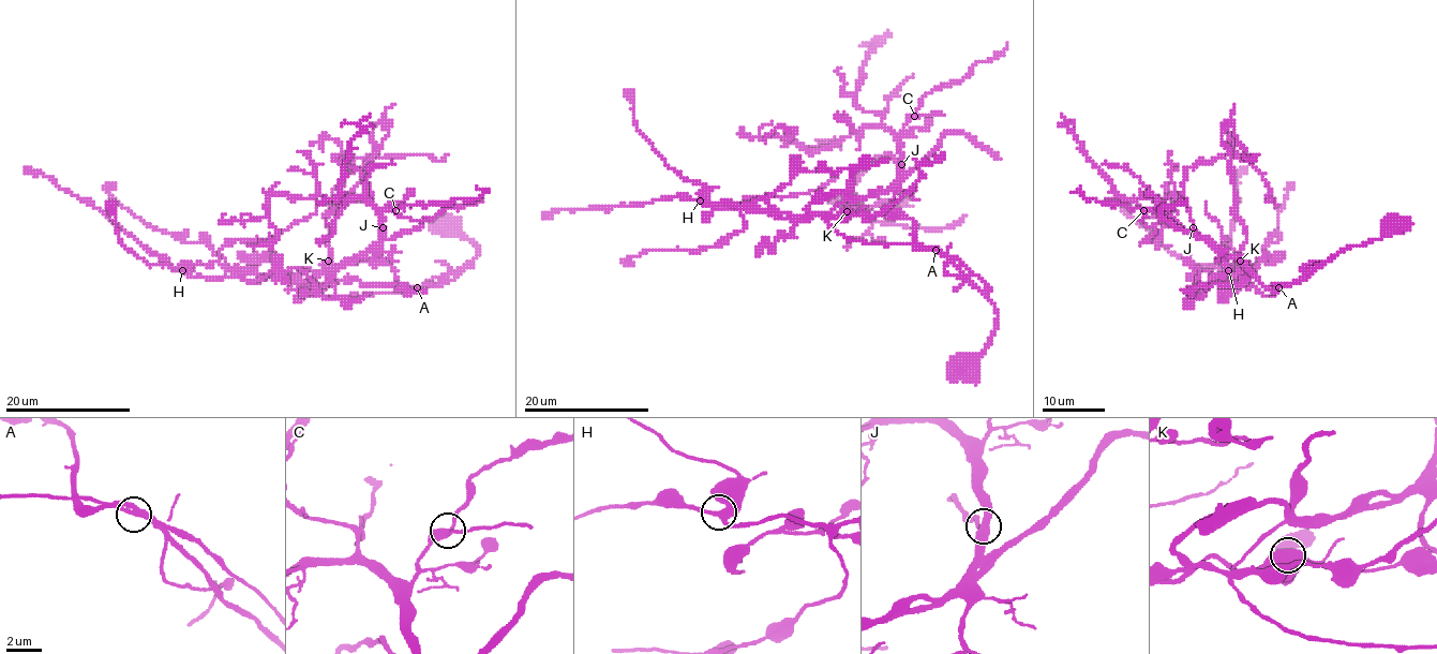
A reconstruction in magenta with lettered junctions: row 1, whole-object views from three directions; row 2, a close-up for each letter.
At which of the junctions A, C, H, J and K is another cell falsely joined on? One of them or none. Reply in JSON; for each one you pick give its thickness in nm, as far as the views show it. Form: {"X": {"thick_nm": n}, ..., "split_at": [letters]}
{"A": {"thick_nm": 320}, "split_at": ["A"]}

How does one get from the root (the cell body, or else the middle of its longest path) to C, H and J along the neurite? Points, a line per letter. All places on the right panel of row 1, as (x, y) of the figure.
C: (1395, 223), (1379, 238), (1346, 247), (1299, 281), (1272, 291), (1238, 256), (1221, 254), (1163, 212), (1143, 210)
H: (1395, 223), (1379, 238), (1343, 248), (1269, 297), (1238, 271), (1230, 278), (1228, 270)
J: (1395, 223), (1379, 238), (1346, 247), (1307, 277), (1274, 291), (1238, 256), (1221, 254), (1193, 227)

